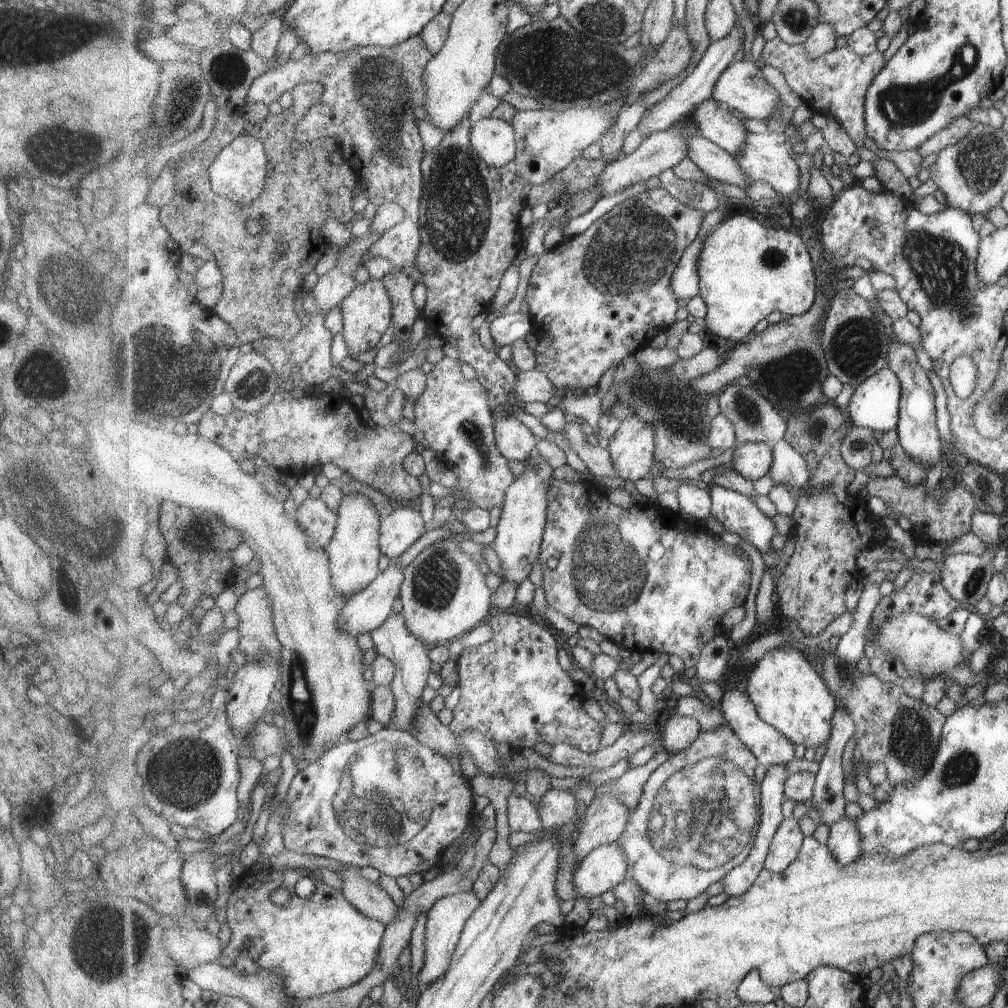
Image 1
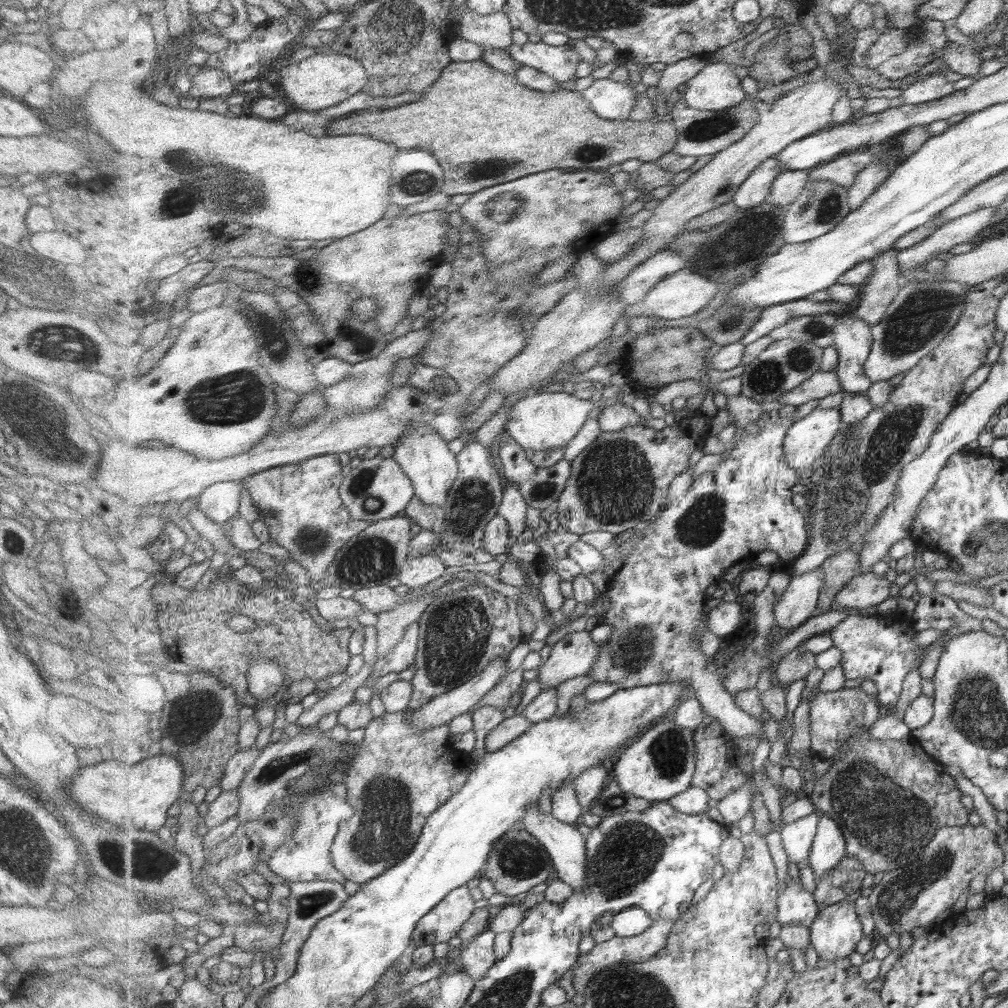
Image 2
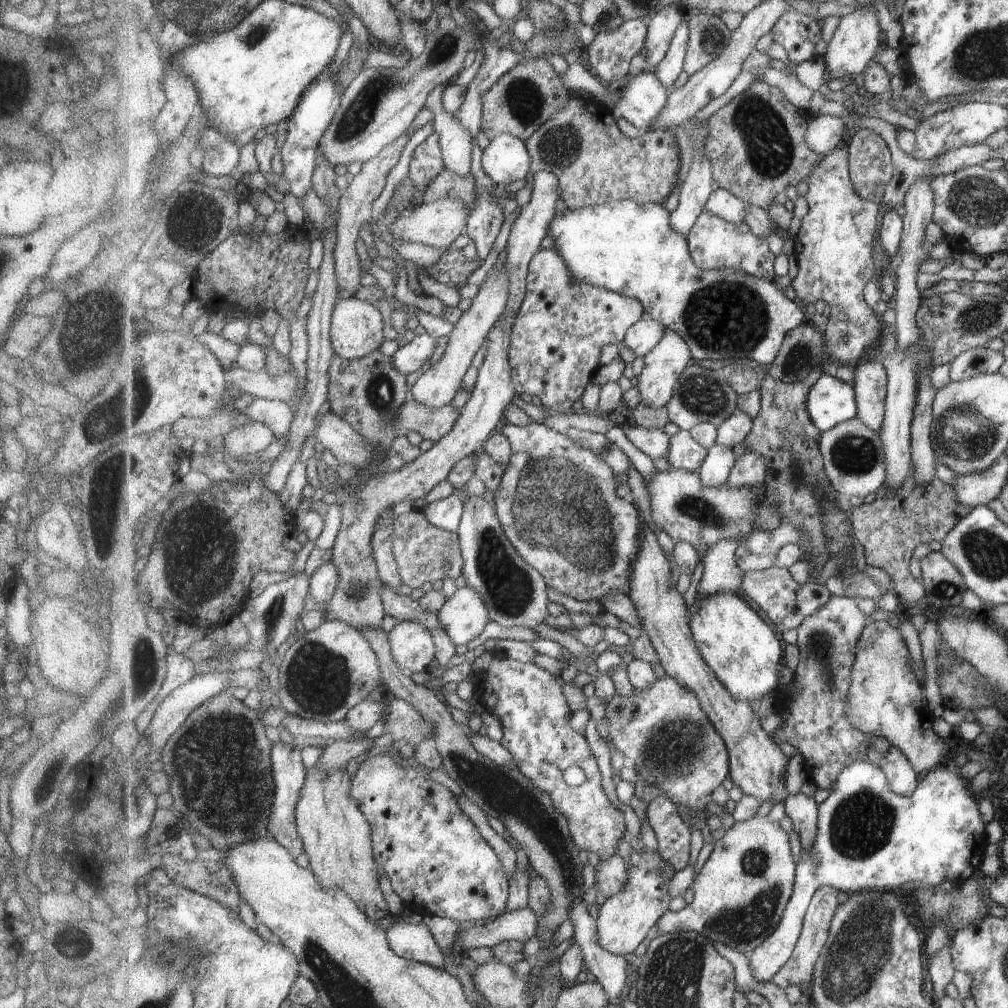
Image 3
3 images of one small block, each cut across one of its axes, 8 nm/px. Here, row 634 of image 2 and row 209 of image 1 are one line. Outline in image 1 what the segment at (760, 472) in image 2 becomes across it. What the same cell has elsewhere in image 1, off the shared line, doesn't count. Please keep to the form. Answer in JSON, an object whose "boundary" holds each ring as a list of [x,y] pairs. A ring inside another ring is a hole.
{"boundary":[[[663,187],[658,189],[647,189],[638,195],[615,205],[608,213],[599,217],[591,226],[582,233],[563,240],[560,244],[539,256],[531,273],[526,302],[534,322],[532,333],[537,337],[538,344],[536,352],[536,368],[544,372],[553,381],[558,392],[550,400],[549,405],[558,405],[565,397],[579,397],[587,392],[594,392],[597,382],[609,368],[617,368],[628,356],[634,355],[639,349],[650,346],[650,340],[654,339],[660,332],[666,331],[677,318],[679,312],[678,298],[672,289],[672,276],[676,271],[684,252],[695,242],[700,235],[702,224],[708,214],[701,209],[694,209],[677,200]]]}

